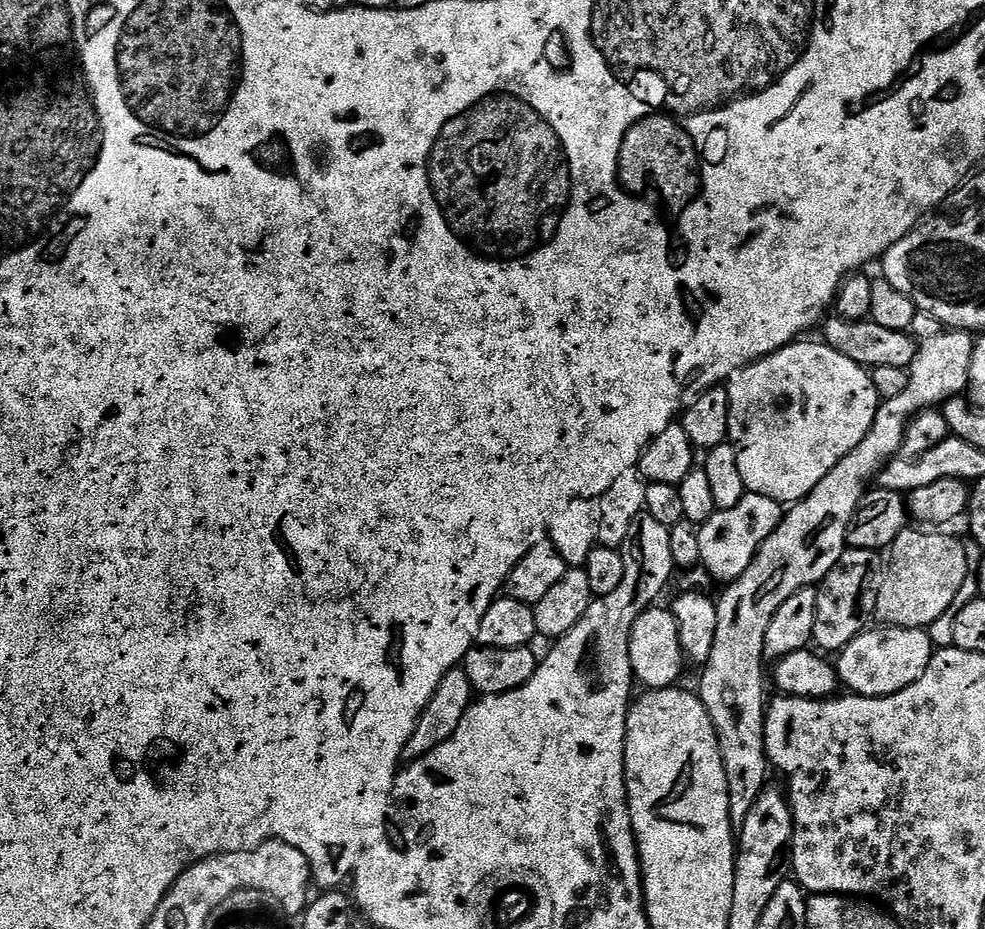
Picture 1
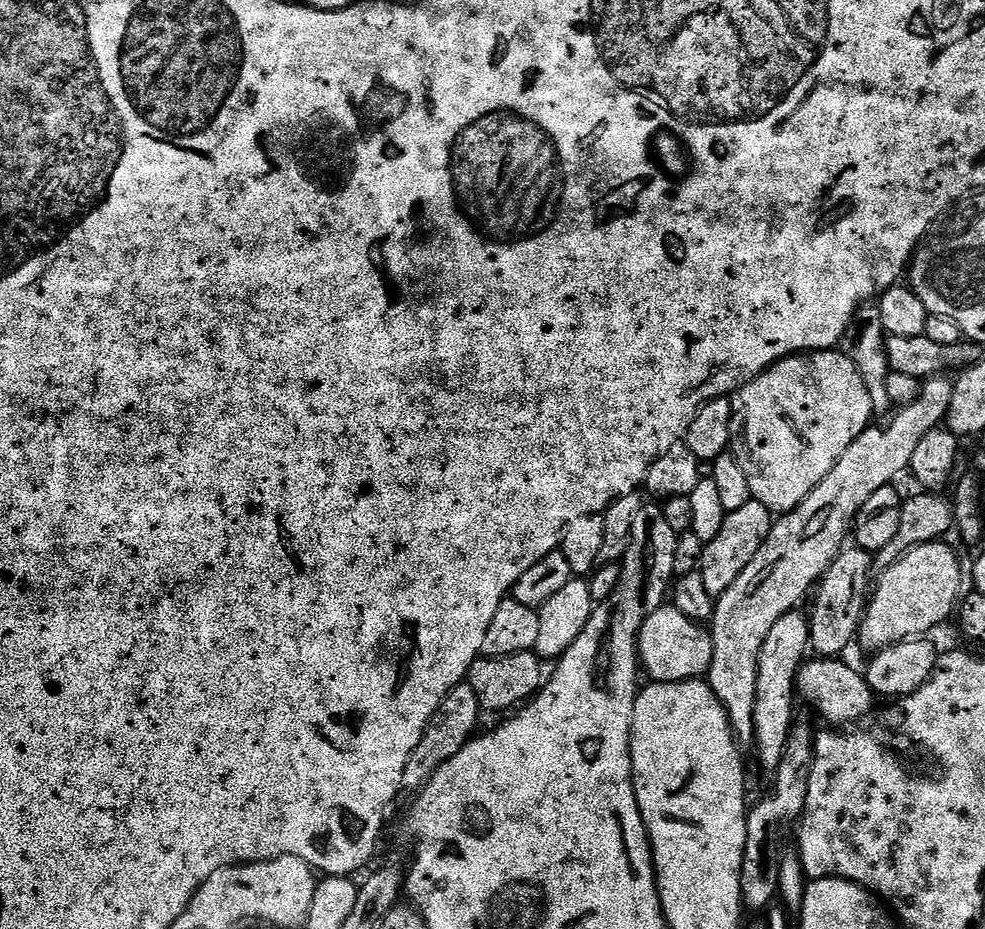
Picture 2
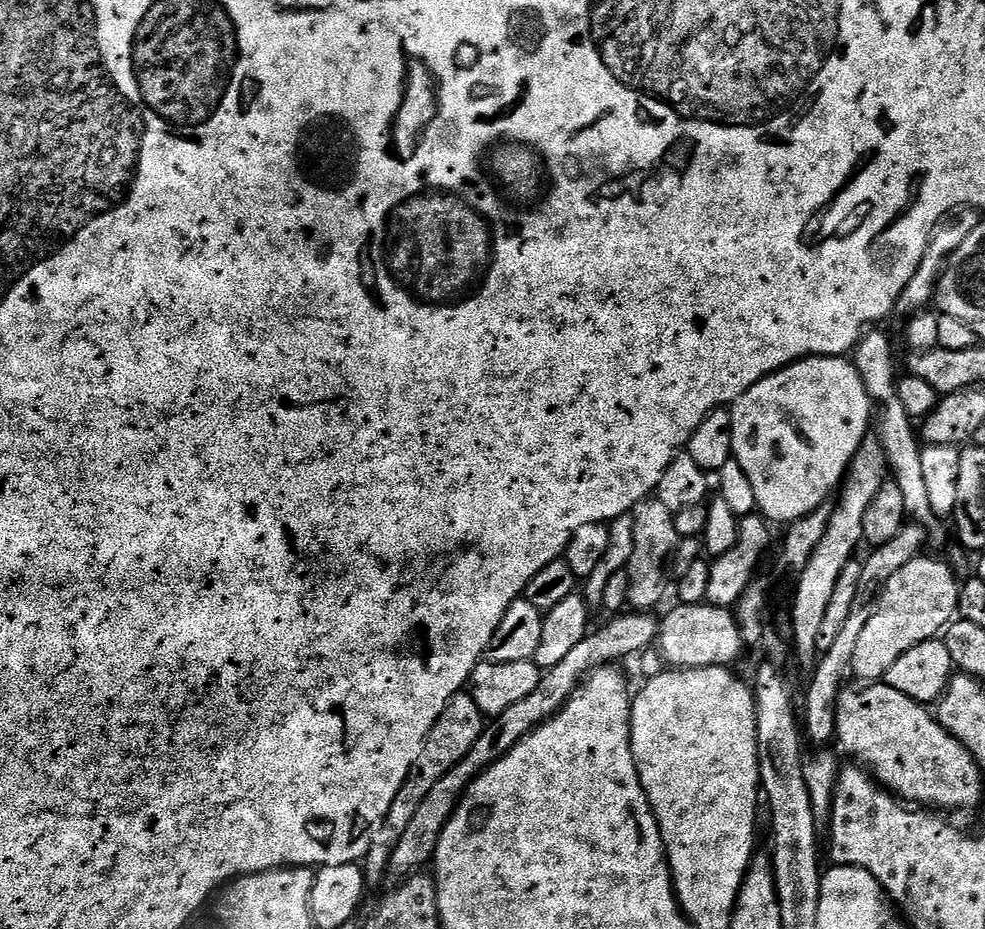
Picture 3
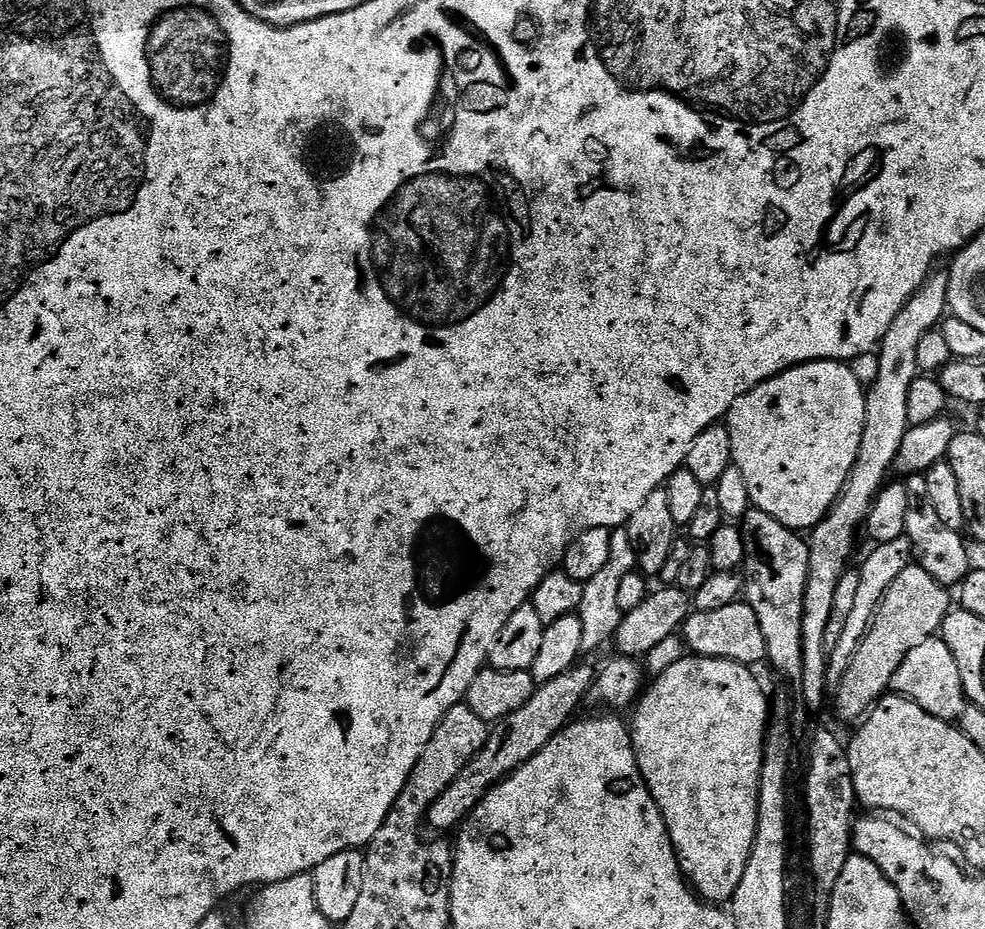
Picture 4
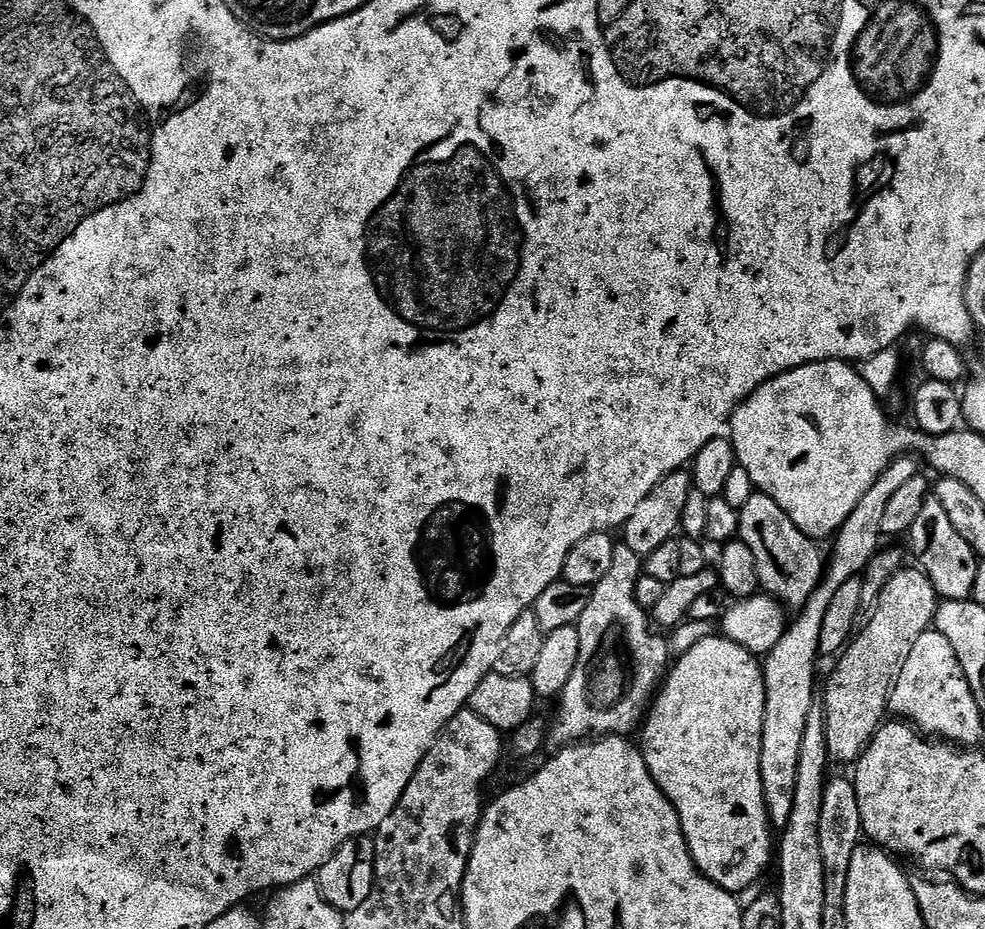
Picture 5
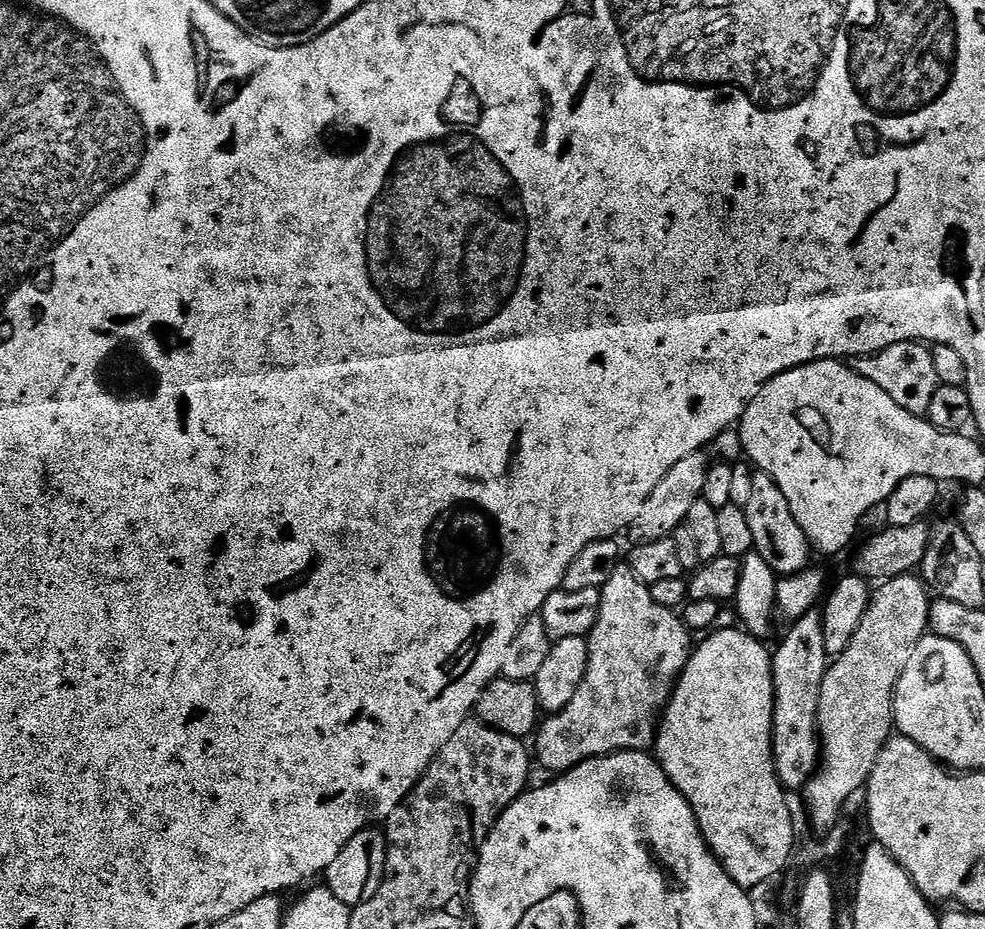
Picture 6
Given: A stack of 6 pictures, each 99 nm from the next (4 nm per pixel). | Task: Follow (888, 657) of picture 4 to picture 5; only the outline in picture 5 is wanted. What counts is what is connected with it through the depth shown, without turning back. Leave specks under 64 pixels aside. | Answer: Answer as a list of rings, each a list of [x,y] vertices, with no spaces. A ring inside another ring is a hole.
[[[915,566],[901,568],[898,574],[894,574],[894,578],[890,578],[890,582],[886,582],[876,603],[876,609],[867,617],[865,624],[868,625],[865,628],[863,625],[855,633],[854,639],[835,661],[836,669],[833,670],[828,685],[825,688],[823,685],[822,688],[828,755],[835,763],[837,760],[840,764],[855,765],[861,754],[867,750],[868,743],[872,741],[880,725],[885,723],[892,687],[896,684],[906,658],[910,658],[910,650],[914,650],[914,642],[918,642],[918,638],[922,638],[922,634],[933,627],[937,603],[938,597],[934,586],[924,572]]]

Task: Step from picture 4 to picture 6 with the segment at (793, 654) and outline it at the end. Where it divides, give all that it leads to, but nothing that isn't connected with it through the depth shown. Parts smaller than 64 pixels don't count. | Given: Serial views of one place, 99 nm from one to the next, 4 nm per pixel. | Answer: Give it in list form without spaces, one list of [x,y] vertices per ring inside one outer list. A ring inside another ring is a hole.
[[[765,472],[755,473],[754,491],[749,504],[743,510],[752,535],[753,549],[762,557],[767,566],[770,566],[770,570],[775,572],[777,577],[792,576],[795,572],[809,567],[808,539],[802,526],[798,526],[798,522],[794,519],[794,514],[790,514],[790,502],[786,502],[786,494],[778,490],[778,482],[774,482],[774,478],[770,478]]]

